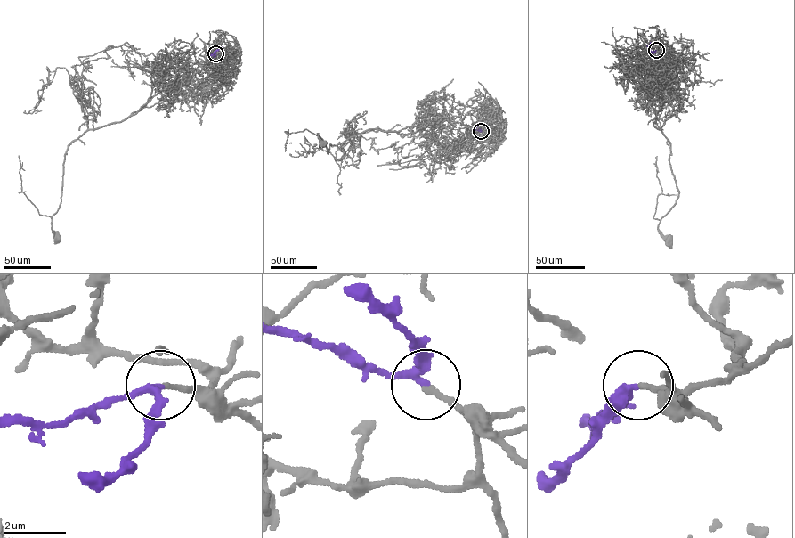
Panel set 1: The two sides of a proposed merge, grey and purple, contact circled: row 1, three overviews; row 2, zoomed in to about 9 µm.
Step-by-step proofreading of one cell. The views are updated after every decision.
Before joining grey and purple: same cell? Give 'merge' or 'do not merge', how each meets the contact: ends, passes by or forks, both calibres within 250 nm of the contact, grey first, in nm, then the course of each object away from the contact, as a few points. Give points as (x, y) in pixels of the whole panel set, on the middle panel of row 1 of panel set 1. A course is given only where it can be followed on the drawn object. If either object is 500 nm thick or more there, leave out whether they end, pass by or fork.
merge; grey ends; purple passes by; calibres 160 and 200 nm; course grey (481, 132), (498, 146), (495, 136), (448, 150), (417, 126), (369, 129), (328, 153), (322, 143); course purple (481, 132), (475, 127), (482, 125), (487, 126)

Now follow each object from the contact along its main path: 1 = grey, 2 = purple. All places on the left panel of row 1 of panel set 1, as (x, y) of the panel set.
1: (215, 53), (233, 64), (214, 85), (172, 83), (134, 114), (69, 144), (52, 217), (56, 239)
2: (215, 53), (210, 55), (222, 46)

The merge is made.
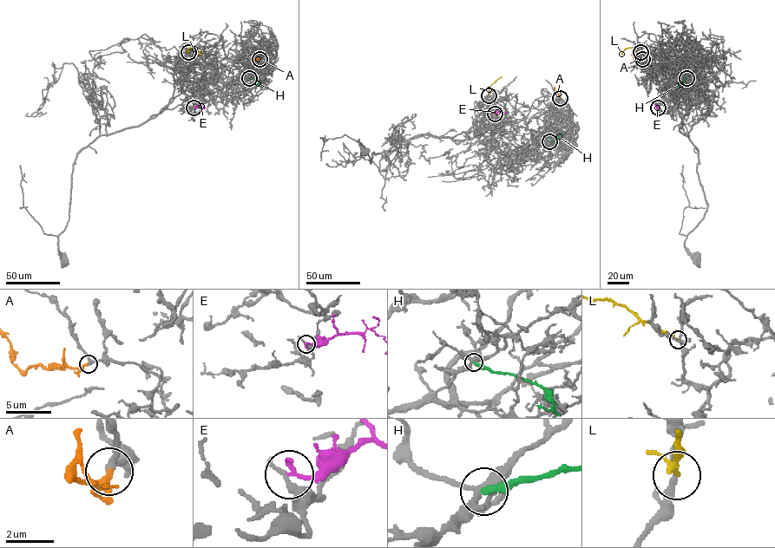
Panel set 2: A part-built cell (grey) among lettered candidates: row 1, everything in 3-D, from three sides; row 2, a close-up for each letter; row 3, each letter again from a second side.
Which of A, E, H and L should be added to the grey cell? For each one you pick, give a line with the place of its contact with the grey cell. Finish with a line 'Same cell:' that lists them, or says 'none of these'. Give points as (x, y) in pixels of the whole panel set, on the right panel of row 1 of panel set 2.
A: contact (642, 59)
Same cell: A

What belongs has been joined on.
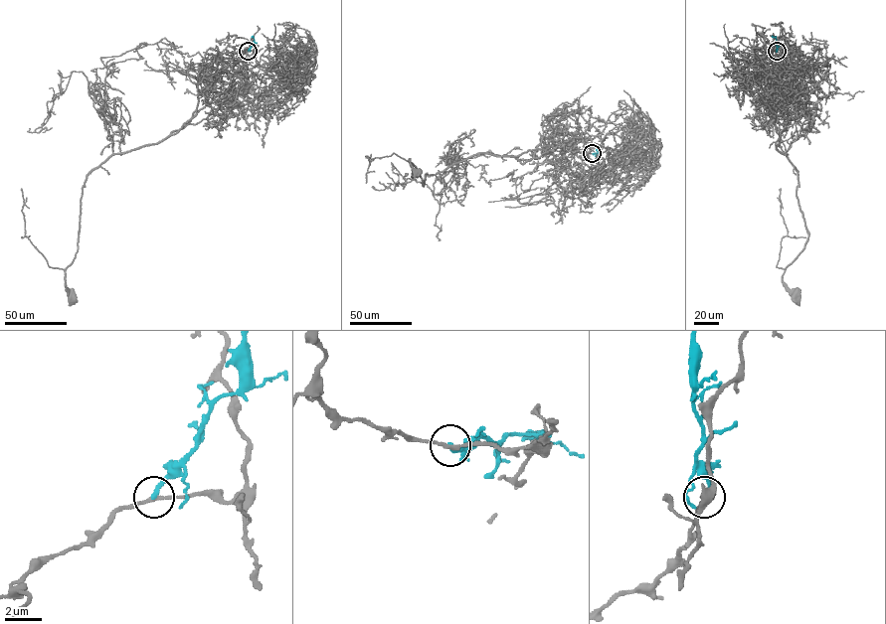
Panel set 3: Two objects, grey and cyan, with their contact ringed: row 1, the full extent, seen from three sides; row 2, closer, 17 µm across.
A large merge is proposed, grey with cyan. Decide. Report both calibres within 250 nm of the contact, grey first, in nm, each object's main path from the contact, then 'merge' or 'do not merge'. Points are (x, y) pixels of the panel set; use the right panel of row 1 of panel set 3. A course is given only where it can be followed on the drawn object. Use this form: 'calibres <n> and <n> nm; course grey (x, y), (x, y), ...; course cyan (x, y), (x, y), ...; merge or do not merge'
calibres 180 and 240 nm; course grey (777, 51), (762, 65), (761, 104), (797, 172), (807, 241), (783, 276), (796, 298); course cyan (777, 51), (776, 38), (772, 36); do not merge

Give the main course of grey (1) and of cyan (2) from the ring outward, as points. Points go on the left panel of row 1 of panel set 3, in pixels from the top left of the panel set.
1: (248, 51), (207, 79), (197, 108), (176, 133), (109, 156), (88, 176), (78, 251), (65, 270), (72, 298)
2: (248, 51), (254, 43), (253, 36)

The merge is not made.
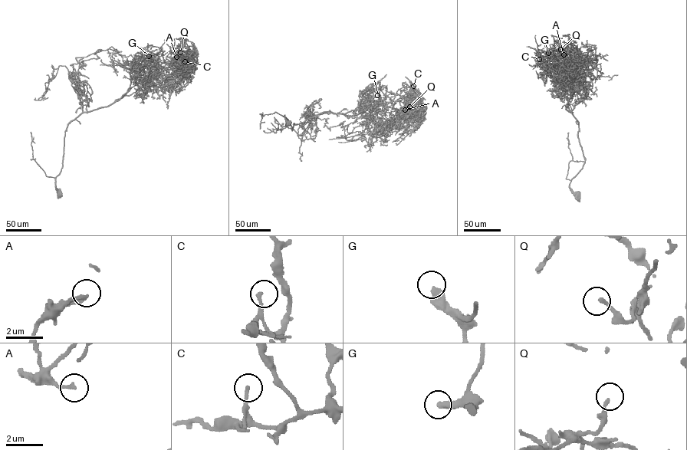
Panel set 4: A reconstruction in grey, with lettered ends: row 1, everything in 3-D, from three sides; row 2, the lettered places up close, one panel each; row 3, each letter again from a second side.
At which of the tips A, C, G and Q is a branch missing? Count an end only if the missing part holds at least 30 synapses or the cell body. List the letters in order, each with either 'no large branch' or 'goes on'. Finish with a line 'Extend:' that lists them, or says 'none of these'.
A: no large branch
C: no large branch
G: goes on
Q: no large branch
Extend: G

